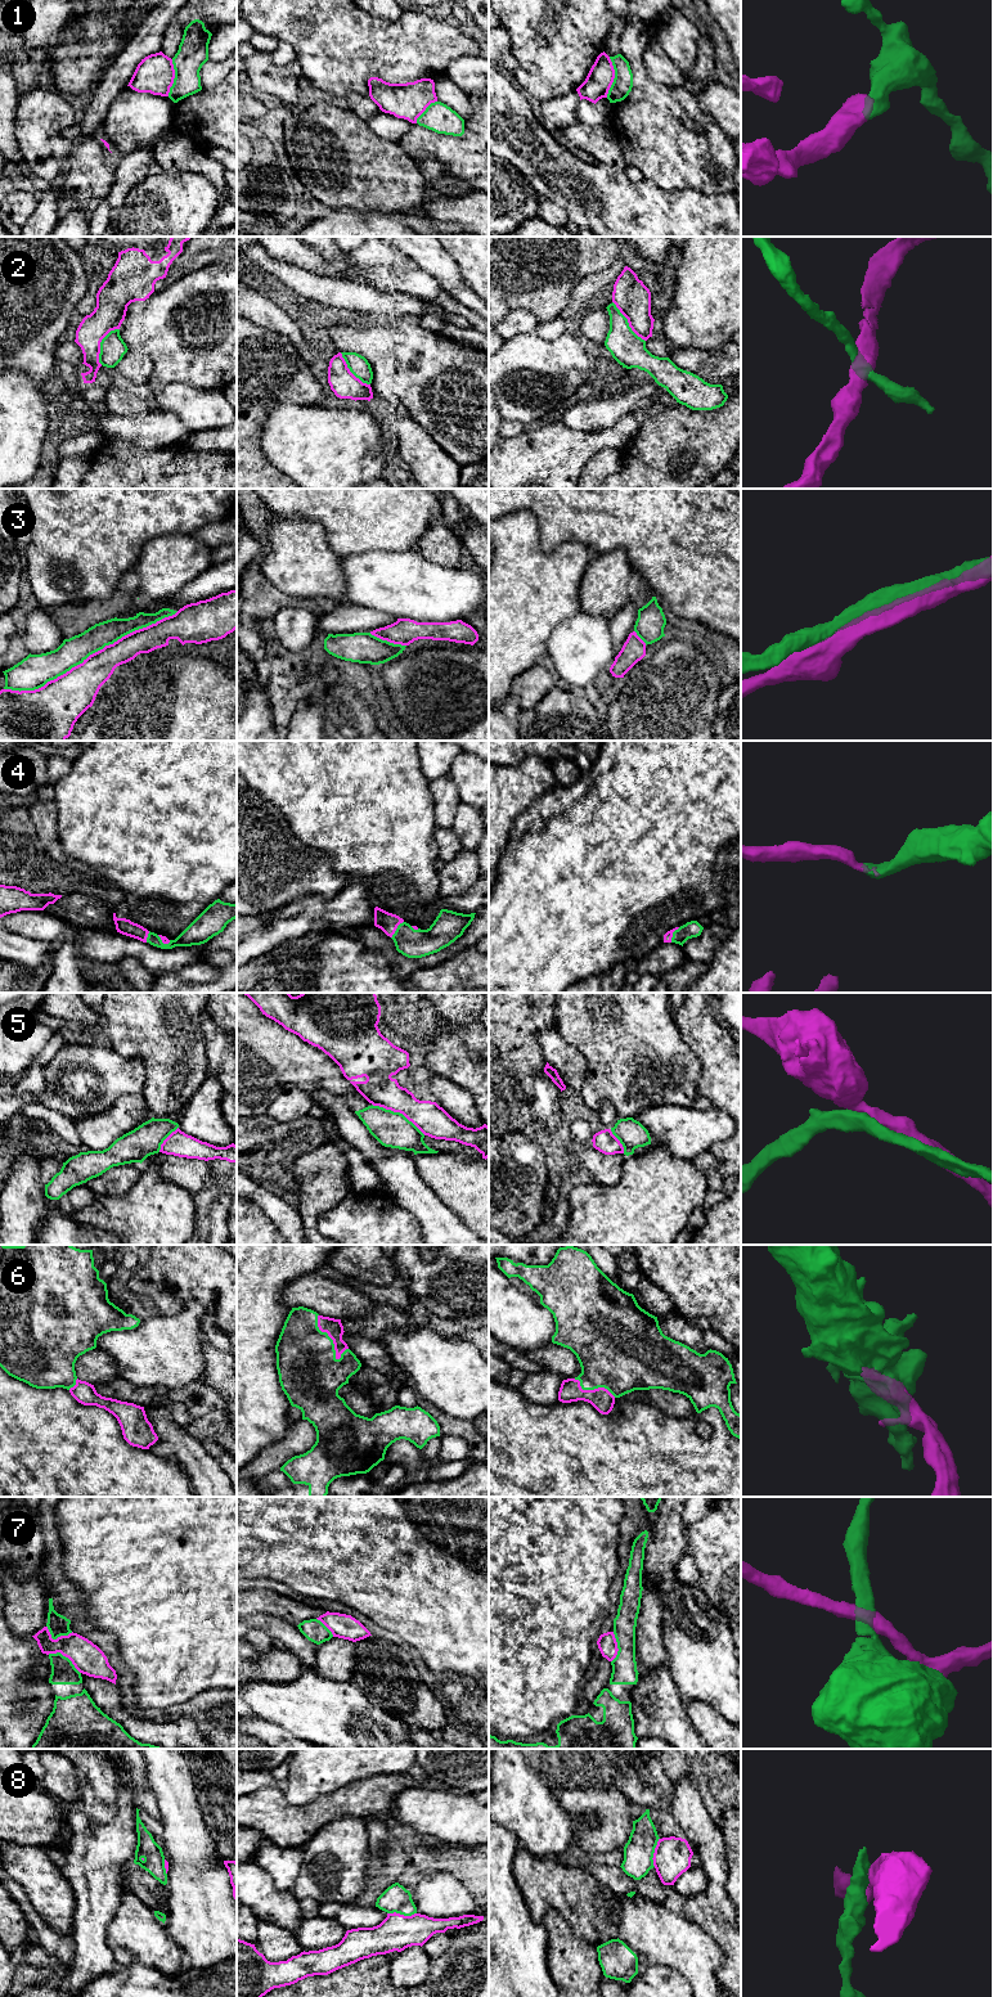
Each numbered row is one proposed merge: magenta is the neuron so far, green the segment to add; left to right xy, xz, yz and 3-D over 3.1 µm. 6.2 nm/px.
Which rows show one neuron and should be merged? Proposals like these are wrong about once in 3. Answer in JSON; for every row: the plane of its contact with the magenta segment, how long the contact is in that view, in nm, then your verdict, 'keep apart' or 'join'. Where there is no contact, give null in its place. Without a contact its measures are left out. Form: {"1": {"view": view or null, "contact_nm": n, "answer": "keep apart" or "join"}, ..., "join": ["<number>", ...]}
{"1": {"view": "yz", "contact_nm": 260, "answer": "keep apart"}, "2": {"view": "xy", "contact_nm": 260, "answer": "keep apart"}, "3": {"view": "xy", "contact_nm": 1200, "answer": "keep apart"}, "4": {"view": "xz", "contact_nm": 130, "answer": "join"}, "5": {"view": "xz", "contact_nm": 380, "answer": "keep apart"}, "6": {"view": "xz", "contact_nm": 320, "answer": "join"}, "7": {"view": "xy", "contact_nm": 240, "answer": "keep apart"}, "8": {"view": "xz", "contact_nm": 180, "answer": "keep apart"}, "join": ["4", "6"]}

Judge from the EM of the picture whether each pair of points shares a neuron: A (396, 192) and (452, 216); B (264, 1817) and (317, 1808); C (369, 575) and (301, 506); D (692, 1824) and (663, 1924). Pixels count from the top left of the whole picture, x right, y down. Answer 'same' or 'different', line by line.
A: different
B: same
C: different
D: different

